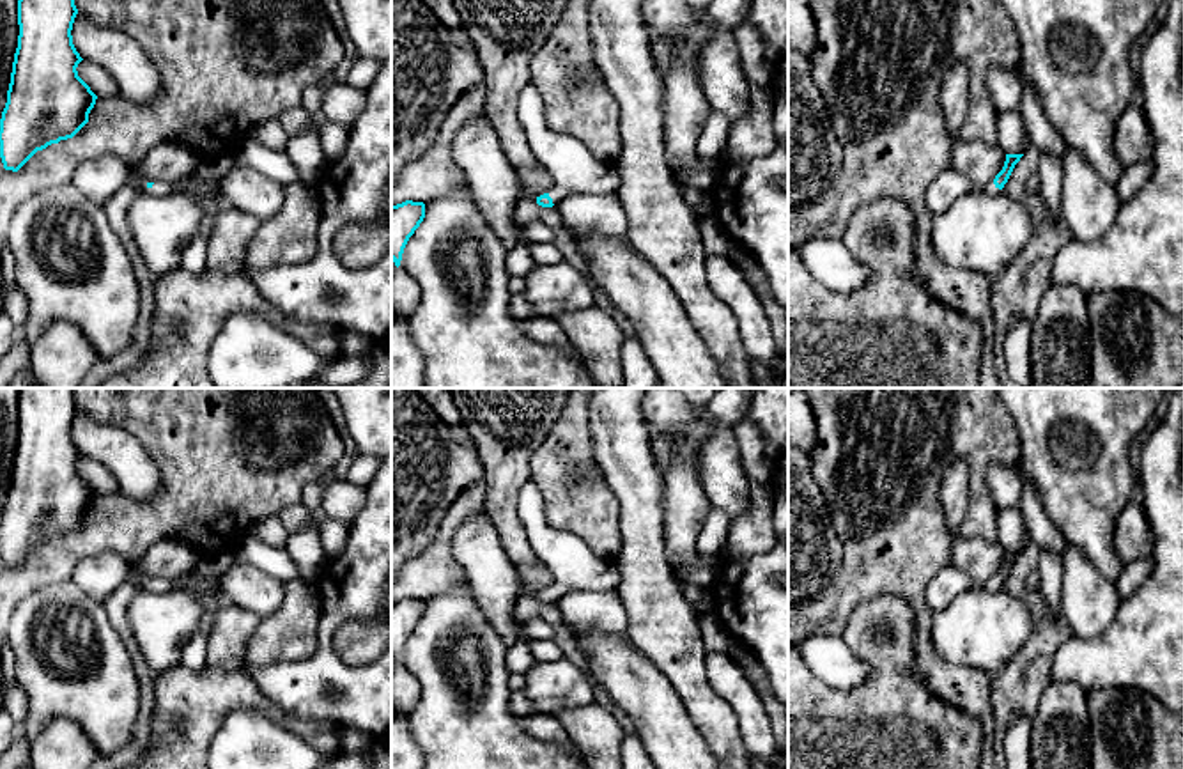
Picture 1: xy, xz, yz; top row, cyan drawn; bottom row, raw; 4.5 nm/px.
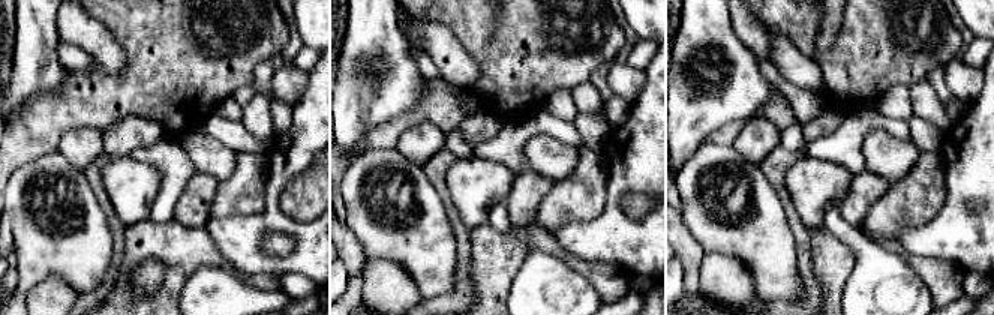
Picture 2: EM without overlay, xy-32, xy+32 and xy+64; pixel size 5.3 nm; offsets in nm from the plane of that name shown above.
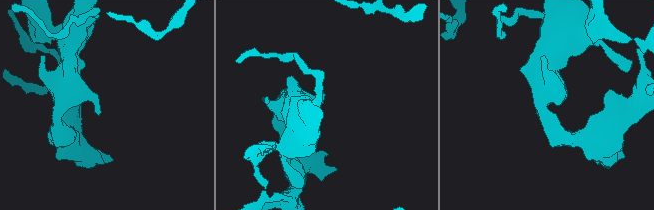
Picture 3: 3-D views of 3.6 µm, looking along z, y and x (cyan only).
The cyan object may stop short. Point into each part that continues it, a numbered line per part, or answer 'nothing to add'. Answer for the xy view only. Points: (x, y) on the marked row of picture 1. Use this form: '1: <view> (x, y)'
1: xy (209, 199)

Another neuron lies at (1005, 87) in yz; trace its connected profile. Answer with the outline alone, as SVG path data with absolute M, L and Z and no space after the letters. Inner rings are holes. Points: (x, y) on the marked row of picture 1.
M992 67L986 73L988 94L997 112L1018 112L1024 87L1017 69Z

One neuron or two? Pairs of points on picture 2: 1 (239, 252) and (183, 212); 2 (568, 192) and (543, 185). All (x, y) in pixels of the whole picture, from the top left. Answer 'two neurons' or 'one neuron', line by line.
1: two neurons
2: two neurons

